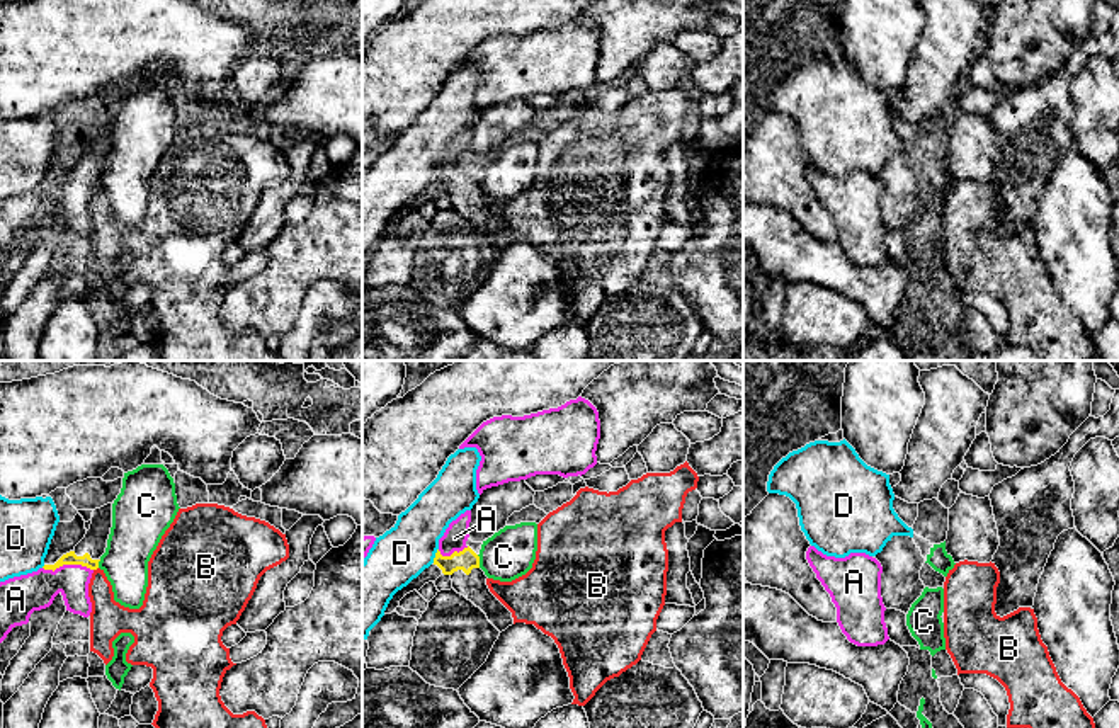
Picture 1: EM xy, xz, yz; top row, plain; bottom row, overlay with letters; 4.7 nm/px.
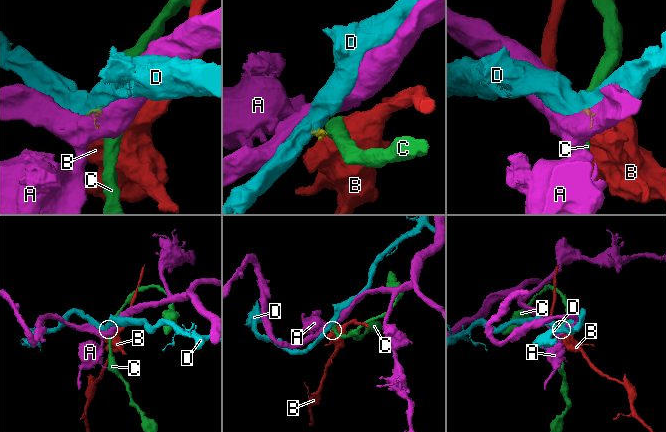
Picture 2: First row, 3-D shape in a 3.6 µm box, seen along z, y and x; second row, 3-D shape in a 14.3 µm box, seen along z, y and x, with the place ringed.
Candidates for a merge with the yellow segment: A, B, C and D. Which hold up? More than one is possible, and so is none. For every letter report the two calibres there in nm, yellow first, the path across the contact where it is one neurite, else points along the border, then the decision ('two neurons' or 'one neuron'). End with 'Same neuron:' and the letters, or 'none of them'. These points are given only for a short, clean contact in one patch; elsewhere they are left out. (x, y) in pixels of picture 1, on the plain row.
A: calibres 60 and 180 nm; way xy (70, 177), (68, 182), (36, 210); one neuron
B: calibres 60 and 180 nm; border xy (97, 186), (94, 189); two neurons
C: calibres 100 and 240 nm; border xz (477, 174), (480, 186); two neurons
D: calibres 100 and 260 nm; border xz (437, 167), (432, 181); two neurons
Same neuron: A

